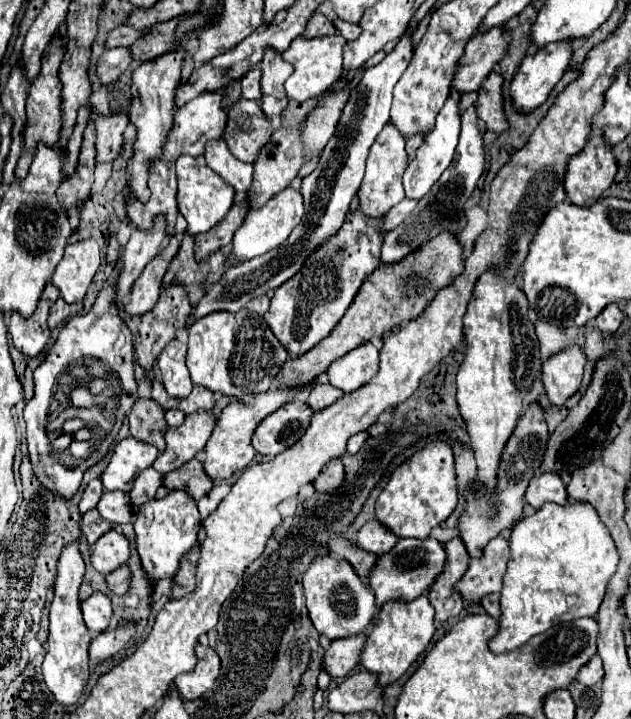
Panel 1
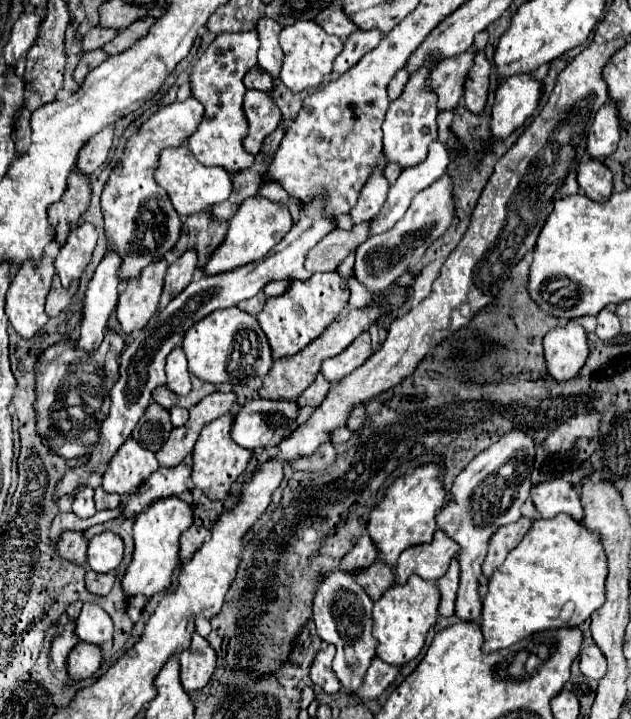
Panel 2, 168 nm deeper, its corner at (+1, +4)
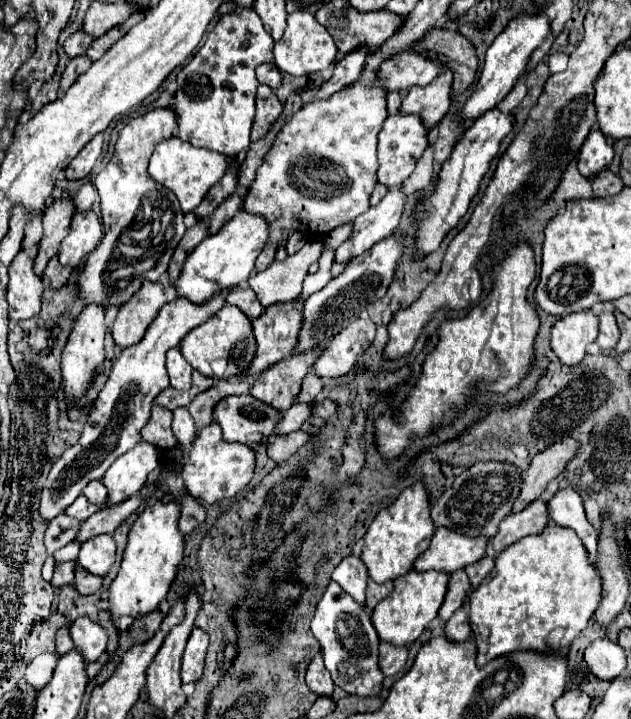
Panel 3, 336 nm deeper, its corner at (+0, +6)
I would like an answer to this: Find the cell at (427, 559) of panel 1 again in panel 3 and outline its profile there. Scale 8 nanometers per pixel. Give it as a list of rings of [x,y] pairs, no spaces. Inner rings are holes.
[[[436,528],[428,550],[416,560],[416,570],[444,570],[448,574],[464,570],[486,556],[486,536],[466,536],[450,528]]]

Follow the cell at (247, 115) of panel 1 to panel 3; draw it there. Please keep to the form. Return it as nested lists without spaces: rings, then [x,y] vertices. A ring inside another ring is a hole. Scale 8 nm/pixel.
[[[260,86],[258,88],[258,96],[256,96],[256,118],[252,124],[252,134],[250,140],[260,140],[270,126],[278,120],[278,116],[282,114],[282,104],[278,100],[278,96],[274,94],[272,88],[268,86]]]

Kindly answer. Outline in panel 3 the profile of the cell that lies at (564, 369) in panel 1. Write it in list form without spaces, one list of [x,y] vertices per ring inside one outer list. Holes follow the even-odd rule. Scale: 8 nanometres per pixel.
[[[592,310],[566,314],[552,326],[552,350],[566,364],[576,366],[586,356],[586,346],[596,342],[598,316]]]

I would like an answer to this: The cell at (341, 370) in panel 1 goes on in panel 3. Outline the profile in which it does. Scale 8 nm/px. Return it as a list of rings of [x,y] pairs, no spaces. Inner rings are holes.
[[[356,320],[340,334],[332,336],[324,352],[314,362],[314,372],[320,378],[340,378],[352,370],[364,350],[372,344],[376,326],[370,320]]]

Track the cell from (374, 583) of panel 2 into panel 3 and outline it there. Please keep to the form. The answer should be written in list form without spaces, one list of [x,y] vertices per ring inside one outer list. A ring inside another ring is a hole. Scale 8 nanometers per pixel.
[[[368,582],[368,590],[366,590],[366,608],[368,612],[374,610],[374,606],[378,602],[382,602],[384,598],[388,598],[392,592],[392,582],[386,582],[386,584],[376,584],[376,582]]]

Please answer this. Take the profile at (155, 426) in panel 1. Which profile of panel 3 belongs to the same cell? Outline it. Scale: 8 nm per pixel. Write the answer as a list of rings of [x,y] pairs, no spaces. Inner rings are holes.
[[[154,404],[150,420],[142,428],[142,440],[150,442],[152,446],[158,446],[158,450],[172,448],[178,440],[172,434],[170,424],[172,424],[172,412],[168,408],[162,408],[162,406]]]

